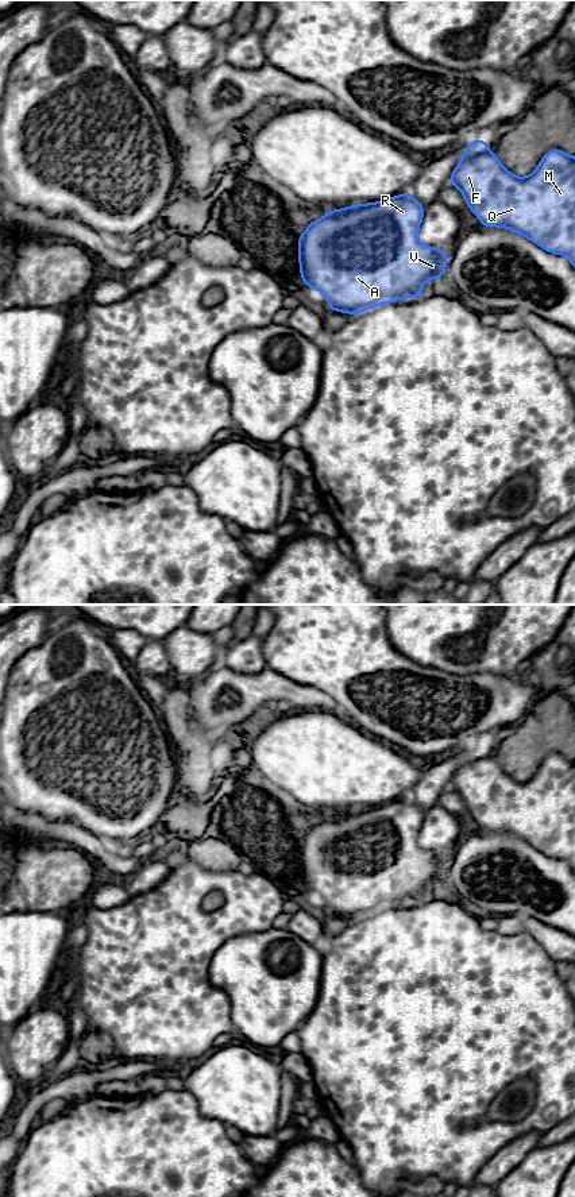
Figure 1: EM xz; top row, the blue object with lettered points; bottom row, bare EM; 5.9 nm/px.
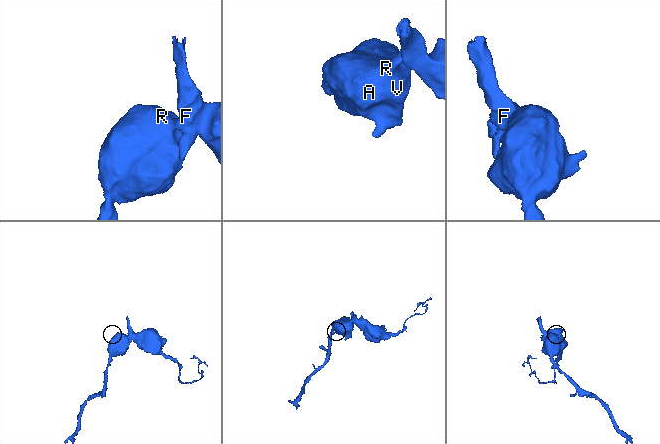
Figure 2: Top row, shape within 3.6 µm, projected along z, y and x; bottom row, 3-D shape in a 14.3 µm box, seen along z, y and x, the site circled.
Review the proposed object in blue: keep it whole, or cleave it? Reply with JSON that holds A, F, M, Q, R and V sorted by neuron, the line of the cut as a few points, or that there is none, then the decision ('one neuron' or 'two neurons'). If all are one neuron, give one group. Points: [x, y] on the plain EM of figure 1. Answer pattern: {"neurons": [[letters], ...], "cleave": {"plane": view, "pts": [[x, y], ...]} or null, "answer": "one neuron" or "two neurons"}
{"neurons": [["A", "R", "V"], ["F", "M", "Q"]], "cleave": {"plane": "xz", "pts": [[487, 755], [460, 767]]}, "answer": "two neurons"}

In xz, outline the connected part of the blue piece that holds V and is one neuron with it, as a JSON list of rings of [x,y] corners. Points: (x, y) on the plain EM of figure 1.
[[[406,796],[371,808],[327,815],[298,841],[302,889],[321,896],[329,915],[356,919],[398,904],[422,900],[425,885],[444,883],[448,857],[422,849],[417,837],[425,812]]]

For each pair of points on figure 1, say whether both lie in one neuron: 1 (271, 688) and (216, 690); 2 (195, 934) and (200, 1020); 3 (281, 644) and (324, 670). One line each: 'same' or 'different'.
1: same
2: same
3: same

